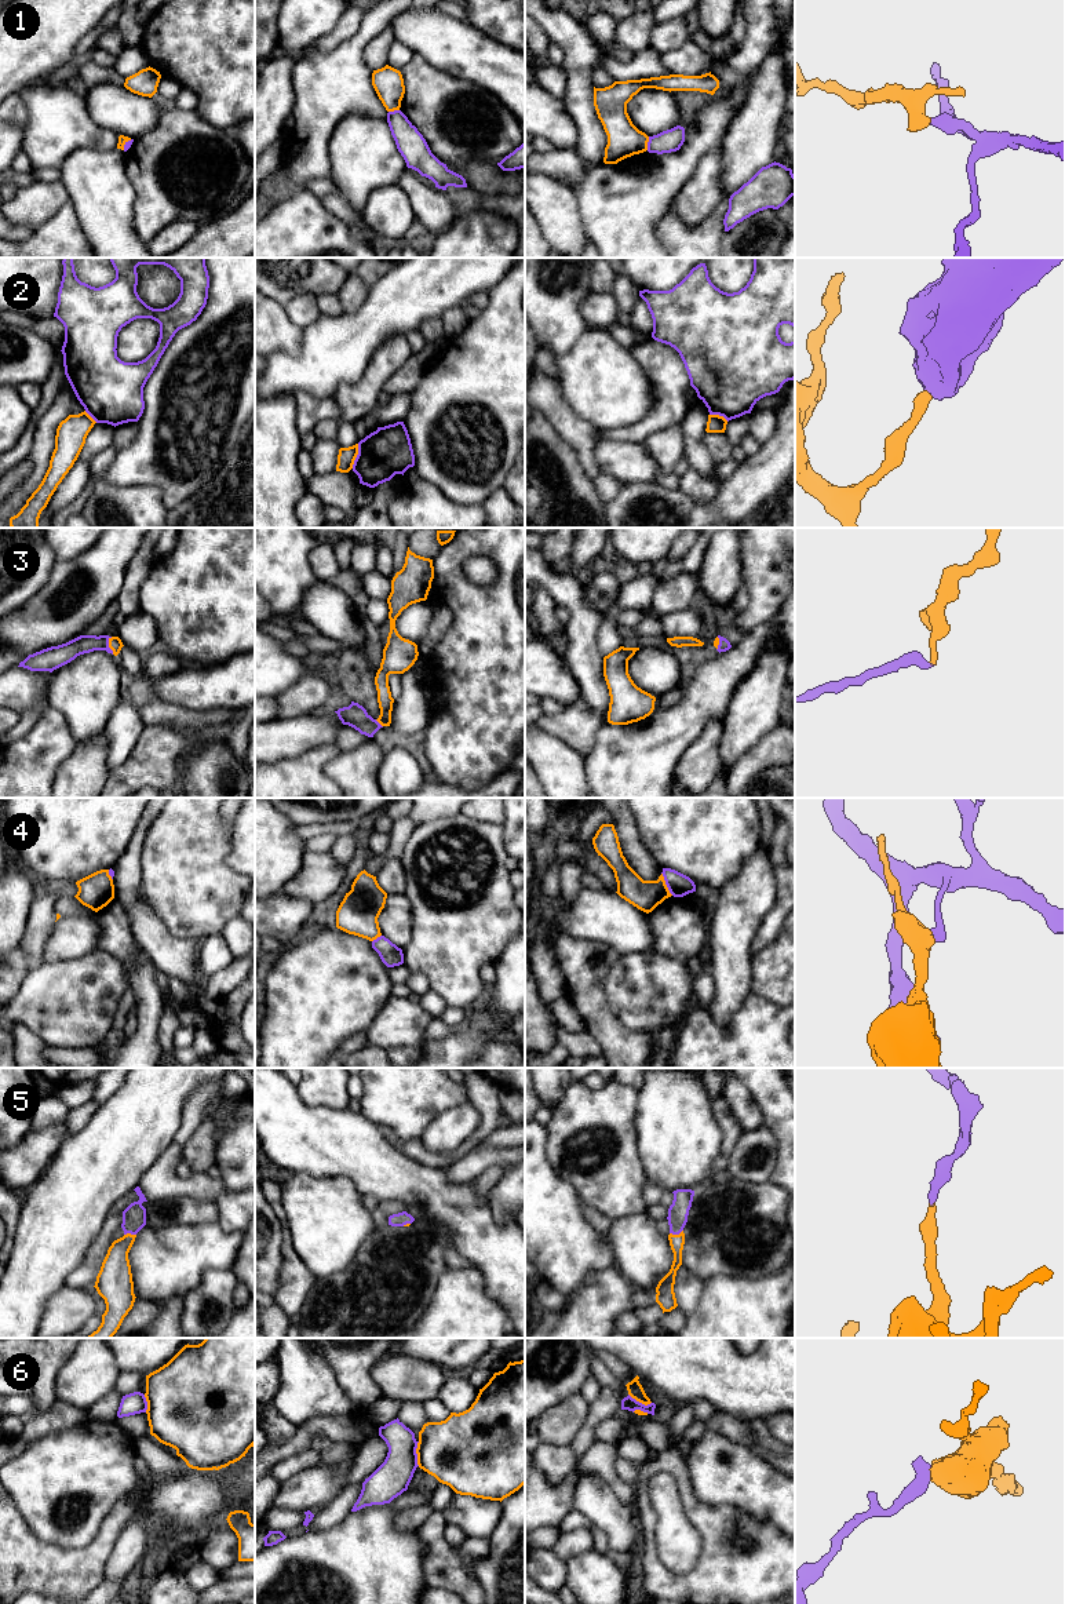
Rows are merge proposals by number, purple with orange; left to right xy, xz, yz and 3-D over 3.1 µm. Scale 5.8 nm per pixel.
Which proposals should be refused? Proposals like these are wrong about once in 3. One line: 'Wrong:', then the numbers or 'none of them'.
Wrong: 1, 2, 4, 6

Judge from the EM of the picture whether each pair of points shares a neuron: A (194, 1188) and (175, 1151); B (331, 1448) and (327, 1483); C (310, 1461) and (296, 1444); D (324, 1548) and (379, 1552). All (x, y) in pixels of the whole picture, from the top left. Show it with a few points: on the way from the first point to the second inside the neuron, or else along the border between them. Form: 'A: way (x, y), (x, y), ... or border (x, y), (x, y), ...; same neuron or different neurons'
A: way (183, 1187), (171, 1174), (171, 1162); same neuron
B: border (320, 1462), (350, 1466); different neurons
C: border (307, 1447), (281, 1459), (274, 1469); different neurons
D: way (338, 1552), (365, 1552); same neuron

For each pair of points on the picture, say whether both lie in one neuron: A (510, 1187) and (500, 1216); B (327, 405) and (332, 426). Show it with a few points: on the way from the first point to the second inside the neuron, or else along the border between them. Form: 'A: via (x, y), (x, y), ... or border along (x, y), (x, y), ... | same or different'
A: via (510, 1194), (503, 1209) | same
B: border along (339, 419), (320, 420), (312, 432) | different

